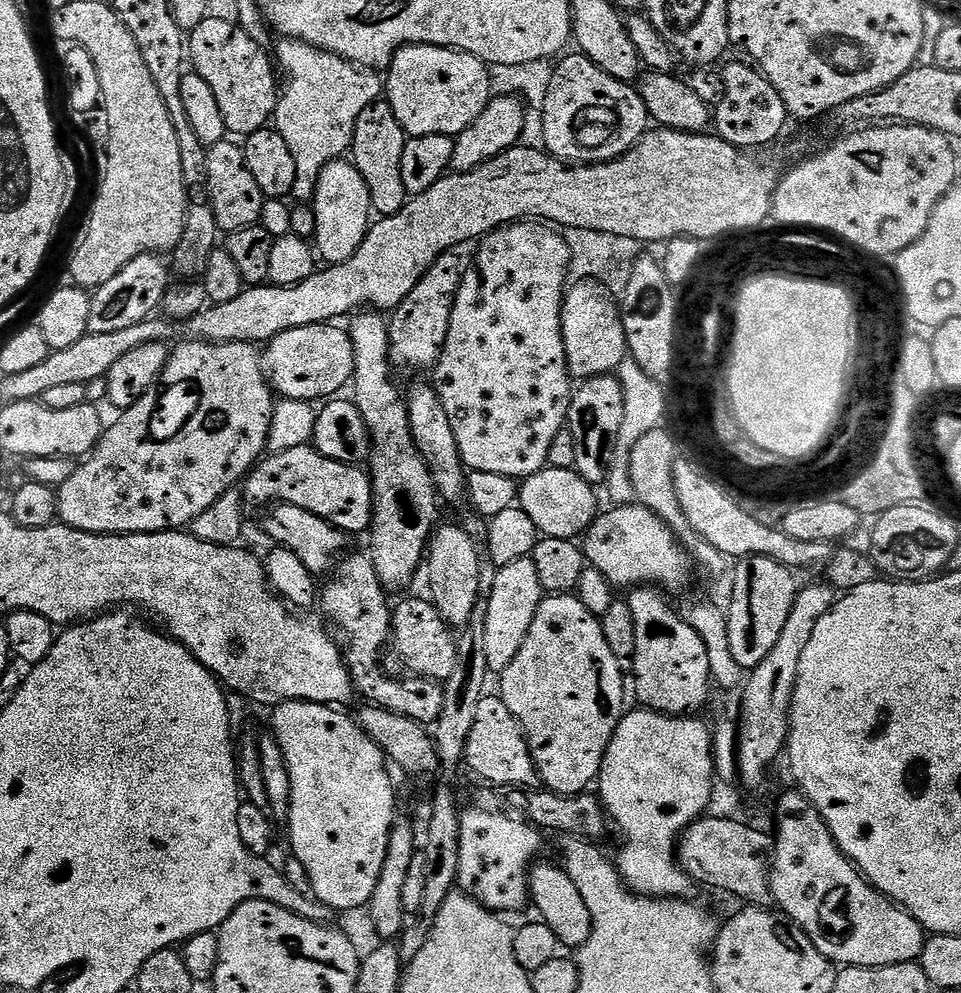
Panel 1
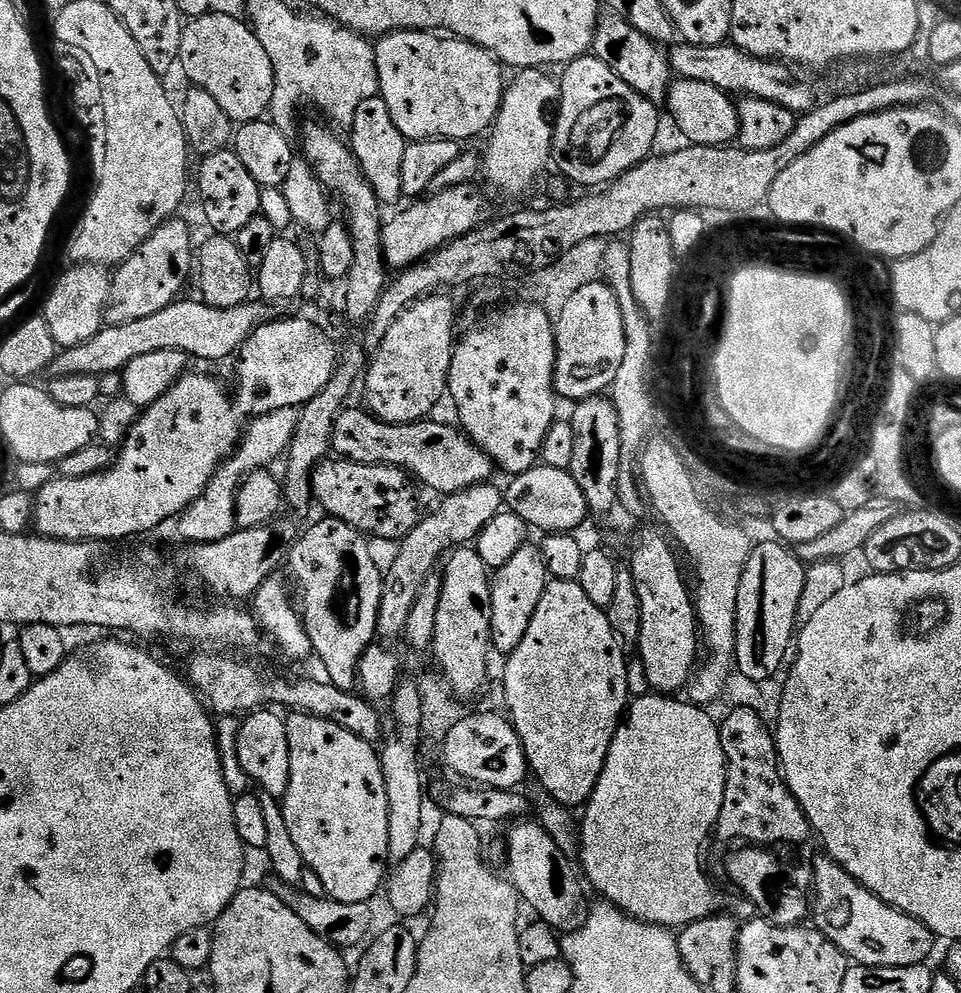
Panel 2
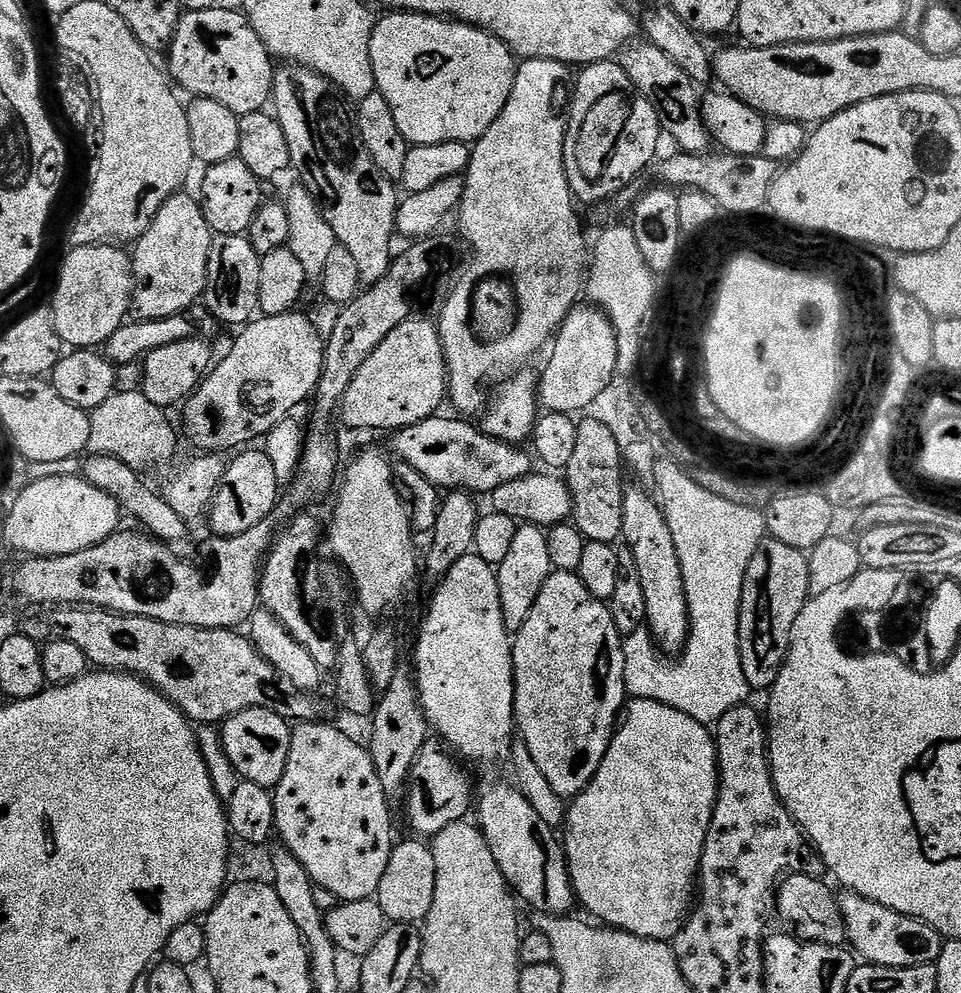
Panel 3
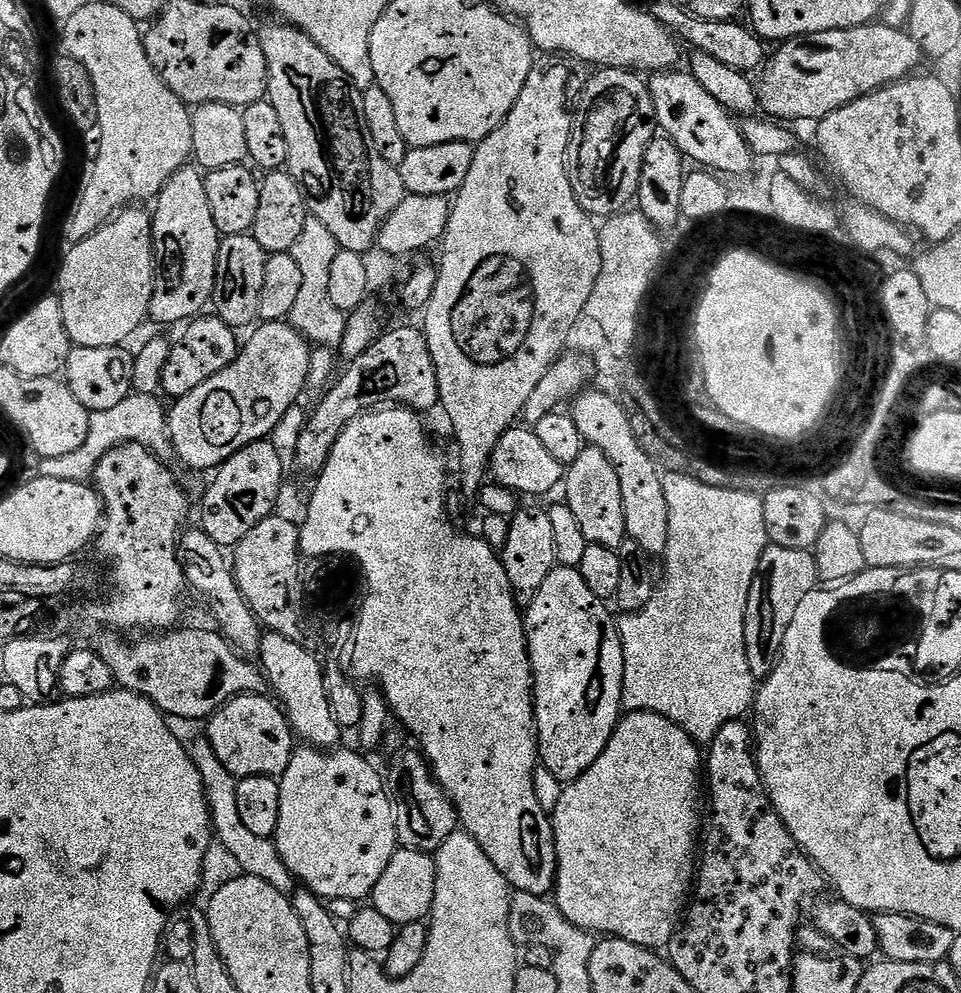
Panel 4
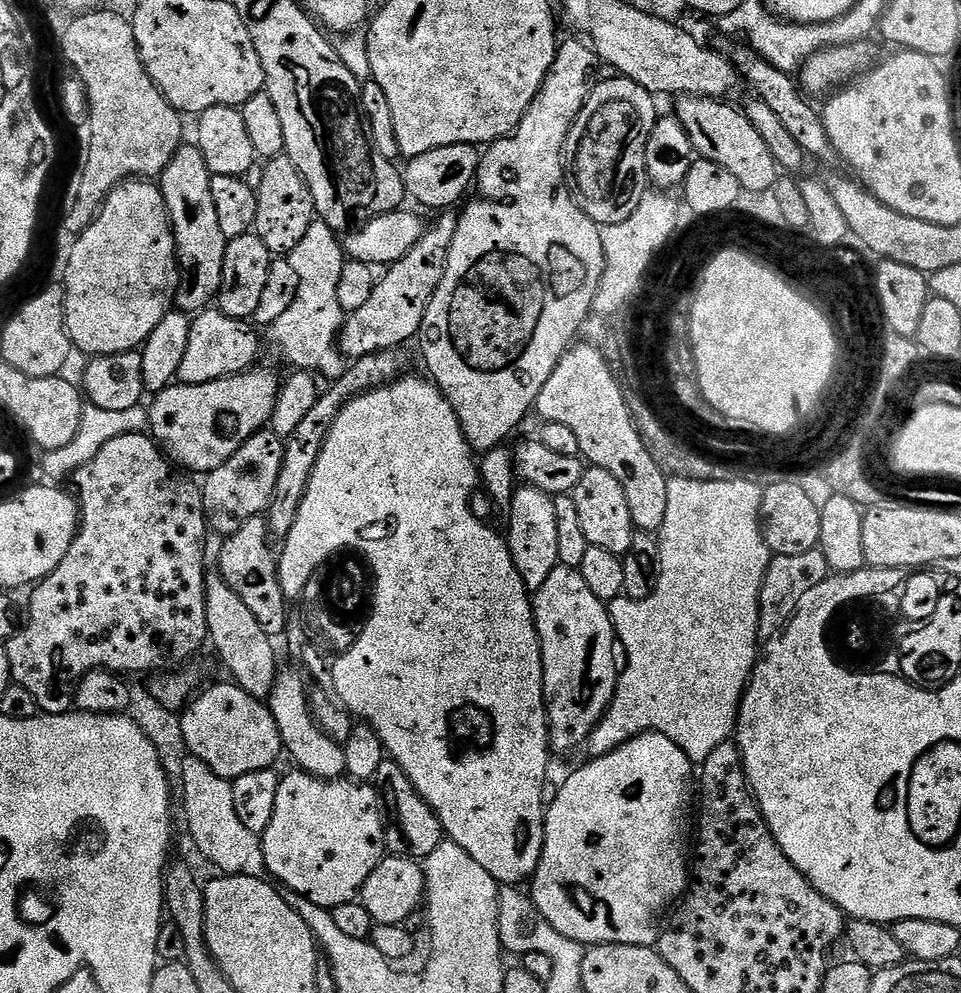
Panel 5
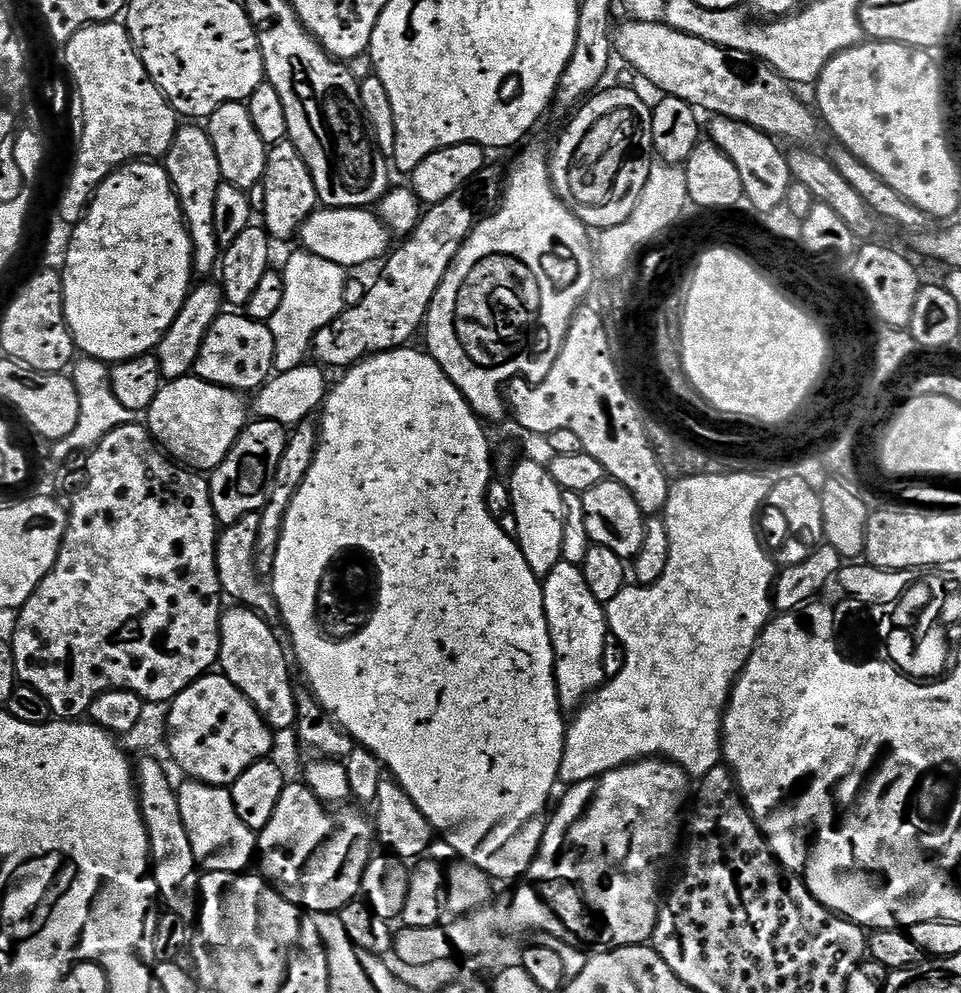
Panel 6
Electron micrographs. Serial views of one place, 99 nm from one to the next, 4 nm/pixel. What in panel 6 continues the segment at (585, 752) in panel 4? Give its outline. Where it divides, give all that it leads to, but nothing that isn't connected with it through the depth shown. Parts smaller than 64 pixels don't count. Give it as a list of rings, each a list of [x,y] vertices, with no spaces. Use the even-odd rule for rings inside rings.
[[[561,562],[558,566],[554,566],[554,570],[550,570],[548,576],[543,577],[542,583],[546,622],[556,655],[556,689],[560,695],[560,707],[565,710],[576,710],[606,680],[606,675],[604,676],[604,651],[608,648],[608,640],[610,644],[606,608],[605,605],[598,602],[598,598],[594,598],[594,594],[590,594],[590,586],[586,586],[586,578],[581,565]]]

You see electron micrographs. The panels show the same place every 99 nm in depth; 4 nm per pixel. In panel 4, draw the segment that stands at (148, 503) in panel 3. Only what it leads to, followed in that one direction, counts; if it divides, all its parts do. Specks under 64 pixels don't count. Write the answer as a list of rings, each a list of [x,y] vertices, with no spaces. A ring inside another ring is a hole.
[[[192,527],[181,532],[178,545],[179,551],[182,553],[187,587],[191,591],[193,588],[208,603],[208,608],[212,611],[213,618],[216,619],[215,627],[220,635],[225,636],[228,643],[241,656],[255,657],[260,650],[262,625],[250,610],[246,598],[242,598],[242,590],[238,590],[236,574],[225,549],[221,548],[218,542],[214,542],[214,538],[210,538],[210,534],[206,534],[203,528]]]

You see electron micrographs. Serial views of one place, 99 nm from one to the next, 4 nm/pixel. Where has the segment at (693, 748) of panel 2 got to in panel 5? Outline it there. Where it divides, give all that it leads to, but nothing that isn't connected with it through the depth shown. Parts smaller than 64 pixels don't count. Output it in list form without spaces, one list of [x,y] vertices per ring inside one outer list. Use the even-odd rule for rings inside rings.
[[[641,732],[640,735],[636,736],[632,740],[628,740],[622,746],[618,746],[610,754],[605,756],[598,756],[587,761],[589,764],[584,764],[581,766],[577,772],[572,772],[564,780],[564,785],[556,792],[556,797],[551,797],[550,803],[547,805],[544,814],[544,849],[542,850],[542,858],[538,862],[536,867],[536,872],[532,875],[530,881],[530,895],[533,902],[536,904],[538,910],[546,918],[546,922],[550,922],[550,925],[554,926],[555,930],[558,930],[559,934],[564,934],[566,938],[572,939],[574,942],[585,946],[591,946],[593,944],[629,944],[630,946],[638,946],[639,948],[651,948],[653,945],[659,941],[660,933],[662,931],[662,921],[665,919],[664,911],[668,907],[671,909],[674,902],[679,901],[681,897],[687,893],[688,886],[690,883],[690,840],[688,844],[688,811],[693,811],[694,800],[692,804],[692,788],[694,792],[694,765],[692,759],[682,751],[674,742],[670,742],[670,738],[666,738],[666,734],[658,734],[657,732]]]

